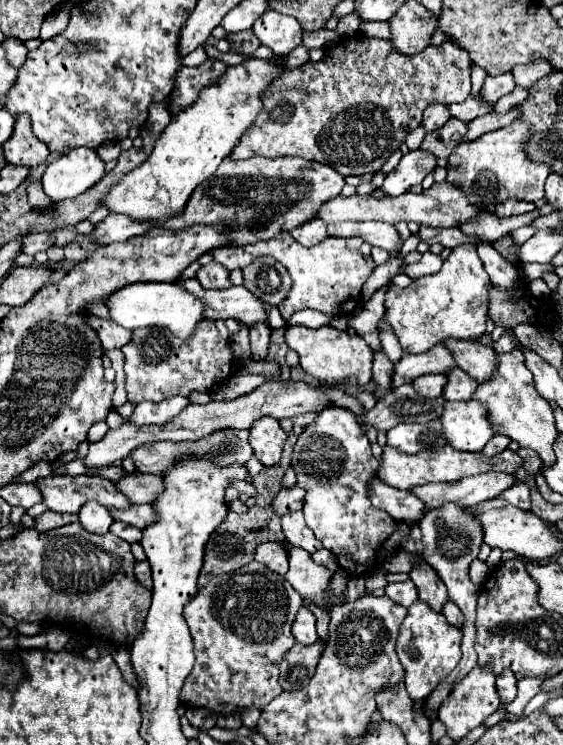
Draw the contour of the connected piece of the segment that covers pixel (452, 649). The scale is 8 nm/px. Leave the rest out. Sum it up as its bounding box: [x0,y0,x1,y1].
[396,603,462,701]

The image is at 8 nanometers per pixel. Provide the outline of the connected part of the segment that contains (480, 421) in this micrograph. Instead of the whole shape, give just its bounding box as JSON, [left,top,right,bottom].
[440,401,494,451]

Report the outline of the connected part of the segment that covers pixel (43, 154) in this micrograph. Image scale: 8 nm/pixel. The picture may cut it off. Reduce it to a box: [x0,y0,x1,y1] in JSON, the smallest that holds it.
[2,113,50,167]

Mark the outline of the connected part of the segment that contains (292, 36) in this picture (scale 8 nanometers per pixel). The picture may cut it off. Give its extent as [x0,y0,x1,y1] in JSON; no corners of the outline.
[252,9,302,55]

